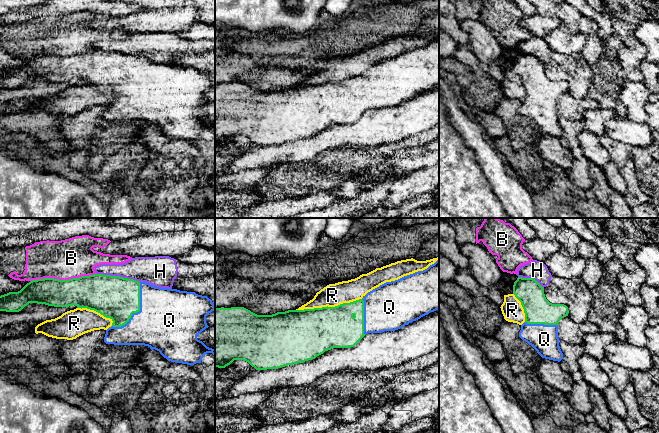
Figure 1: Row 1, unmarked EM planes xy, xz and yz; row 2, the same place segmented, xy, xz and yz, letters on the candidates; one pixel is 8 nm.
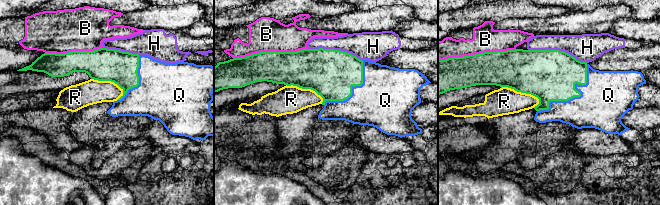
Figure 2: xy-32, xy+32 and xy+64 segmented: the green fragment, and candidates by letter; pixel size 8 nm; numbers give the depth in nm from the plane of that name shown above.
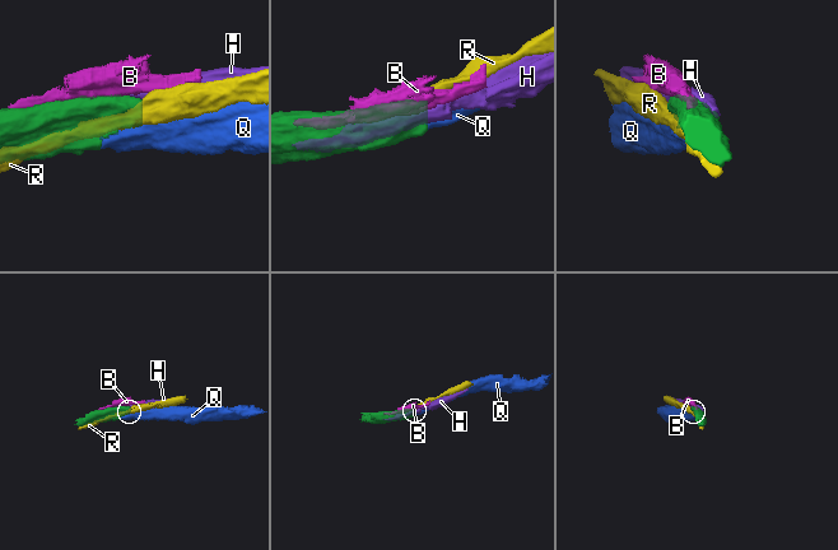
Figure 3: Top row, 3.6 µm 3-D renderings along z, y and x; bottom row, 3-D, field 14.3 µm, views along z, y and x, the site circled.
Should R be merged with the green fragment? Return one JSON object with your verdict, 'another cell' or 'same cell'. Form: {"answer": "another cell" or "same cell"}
{"answer": "another cell"}

